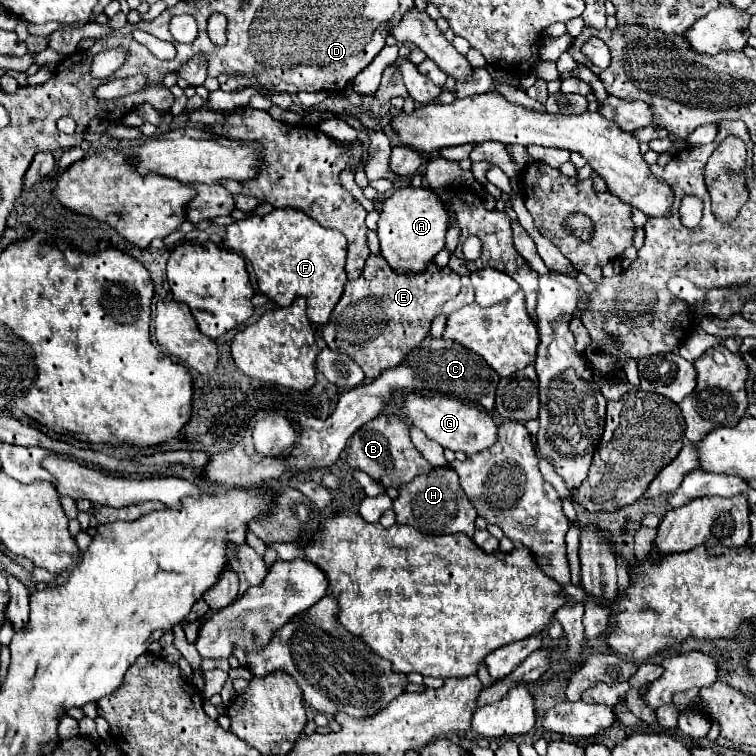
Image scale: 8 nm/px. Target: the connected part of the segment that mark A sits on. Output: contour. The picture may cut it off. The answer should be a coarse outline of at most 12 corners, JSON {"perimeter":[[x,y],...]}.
{"perimeter":[[430,188],[384,200],[380,252],[420,272],[444,248],[448,210]]}

